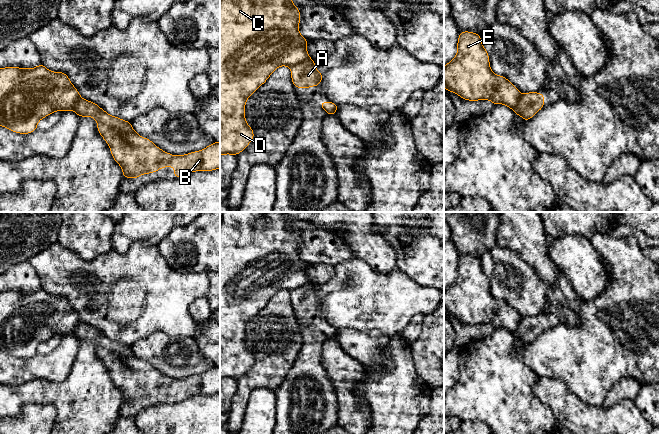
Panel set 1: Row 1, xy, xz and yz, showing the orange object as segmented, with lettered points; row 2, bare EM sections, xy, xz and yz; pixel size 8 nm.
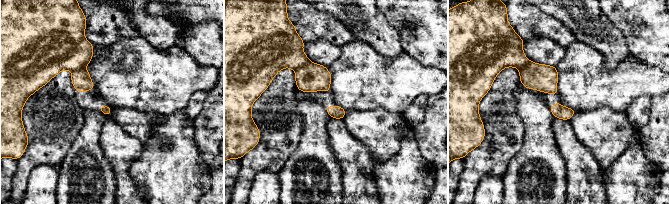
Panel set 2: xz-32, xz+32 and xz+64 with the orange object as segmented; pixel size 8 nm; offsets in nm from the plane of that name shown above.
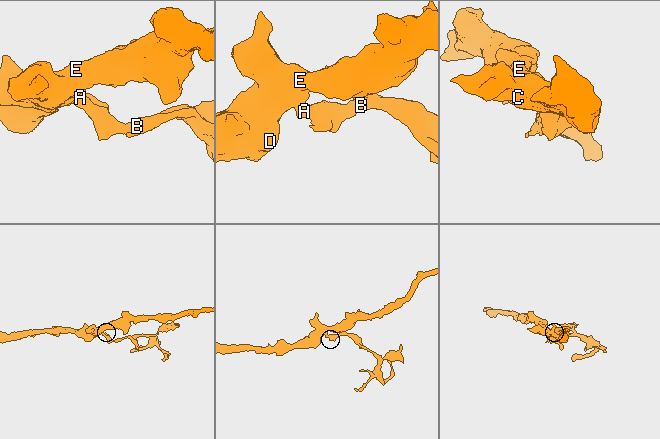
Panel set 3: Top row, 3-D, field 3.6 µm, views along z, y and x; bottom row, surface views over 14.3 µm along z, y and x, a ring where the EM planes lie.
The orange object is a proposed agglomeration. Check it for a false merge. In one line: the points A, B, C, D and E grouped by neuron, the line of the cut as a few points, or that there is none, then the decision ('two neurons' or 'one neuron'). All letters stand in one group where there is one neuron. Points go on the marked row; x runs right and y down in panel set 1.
groups A B / C D E; cut xz (309, 57), (290, 67); two neurons

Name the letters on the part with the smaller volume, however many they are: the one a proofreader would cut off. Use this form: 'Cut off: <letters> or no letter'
Cut off: A, B

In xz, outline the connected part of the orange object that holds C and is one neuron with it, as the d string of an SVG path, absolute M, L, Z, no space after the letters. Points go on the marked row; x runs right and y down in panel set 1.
M220 0L220 156L238 155L254 139L254 131L247 124L245 119L245 104L247 99L263 85L270 75L281 66L292 67L300 62L309 59L307 52L307 38L300 35L299 23L301 14L299 8L292 3L292 0Z

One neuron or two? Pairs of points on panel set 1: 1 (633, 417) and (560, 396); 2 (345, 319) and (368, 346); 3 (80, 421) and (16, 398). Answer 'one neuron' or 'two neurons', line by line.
1: one neuron
2: two neurons
3: one neuron

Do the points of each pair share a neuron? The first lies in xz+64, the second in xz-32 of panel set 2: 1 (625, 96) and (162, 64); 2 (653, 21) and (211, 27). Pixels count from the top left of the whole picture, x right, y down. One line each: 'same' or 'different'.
1: same
2: same

